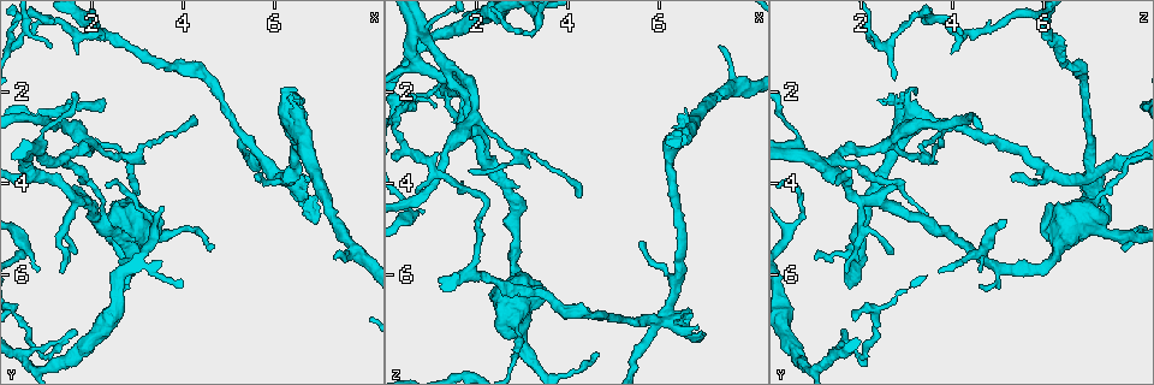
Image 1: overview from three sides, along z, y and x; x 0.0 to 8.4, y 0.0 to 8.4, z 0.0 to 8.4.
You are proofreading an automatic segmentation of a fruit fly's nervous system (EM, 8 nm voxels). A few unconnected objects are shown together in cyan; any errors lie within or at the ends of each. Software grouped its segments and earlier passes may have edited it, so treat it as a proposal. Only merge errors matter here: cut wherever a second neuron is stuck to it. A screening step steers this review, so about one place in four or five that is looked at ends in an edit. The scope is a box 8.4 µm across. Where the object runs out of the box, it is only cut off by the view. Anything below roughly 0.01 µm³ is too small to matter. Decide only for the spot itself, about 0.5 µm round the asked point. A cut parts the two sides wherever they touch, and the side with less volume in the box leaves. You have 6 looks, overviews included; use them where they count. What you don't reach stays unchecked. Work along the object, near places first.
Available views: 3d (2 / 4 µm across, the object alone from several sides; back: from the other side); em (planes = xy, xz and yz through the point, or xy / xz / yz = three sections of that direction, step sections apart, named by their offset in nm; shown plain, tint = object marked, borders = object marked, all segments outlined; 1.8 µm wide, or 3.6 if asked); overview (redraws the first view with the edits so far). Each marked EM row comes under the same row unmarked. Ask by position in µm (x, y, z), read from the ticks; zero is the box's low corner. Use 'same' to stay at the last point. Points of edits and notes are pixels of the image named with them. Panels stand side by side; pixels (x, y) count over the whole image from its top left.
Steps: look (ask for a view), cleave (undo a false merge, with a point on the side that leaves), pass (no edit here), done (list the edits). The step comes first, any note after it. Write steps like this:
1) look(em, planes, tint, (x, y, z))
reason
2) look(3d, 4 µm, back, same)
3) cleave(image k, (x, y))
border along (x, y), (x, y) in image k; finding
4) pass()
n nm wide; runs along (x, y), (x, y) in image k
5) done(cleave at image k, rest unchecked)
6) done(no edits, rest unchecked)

look(3d, 4 µm, back, (6.15, 3.85, 6.85))

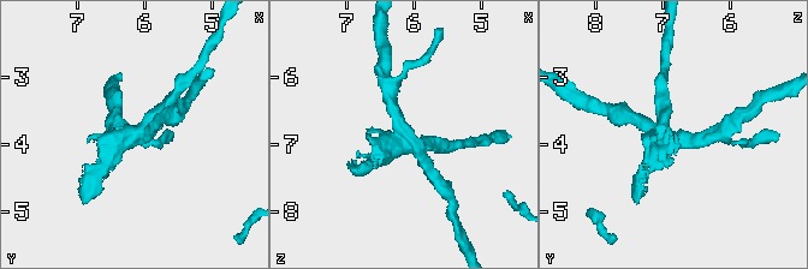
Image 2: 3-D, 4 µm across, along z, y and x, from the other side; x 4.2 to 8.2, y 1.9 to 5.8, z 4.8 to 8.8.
look(em, planes, tint, (6.20, 3.90, 6.90))

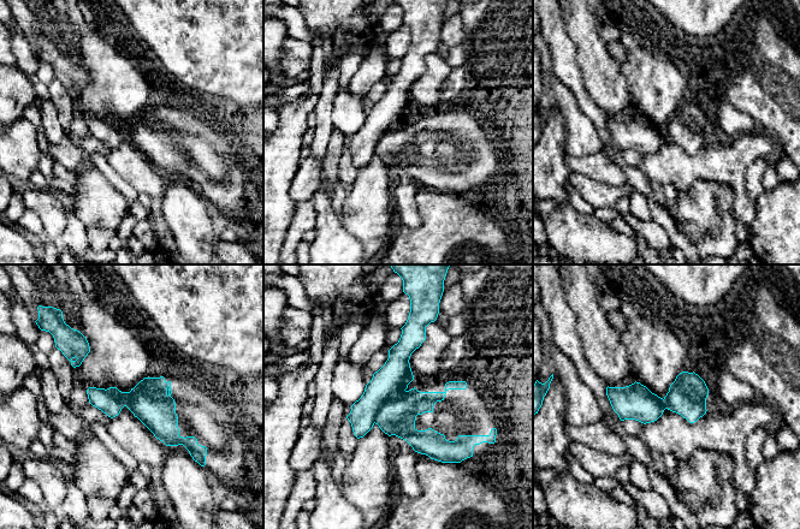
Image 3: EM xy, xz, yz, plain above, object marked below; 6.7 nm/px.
cleave(image 3, (397, 416))
260 nm wide; border along (406, 391), (386, 400), (373, 422) in image 3; two neurons meet here

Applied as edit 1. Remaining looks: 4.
look(3d, 2 µm, (0.60, 3.40, 0.75))
abrupt turn

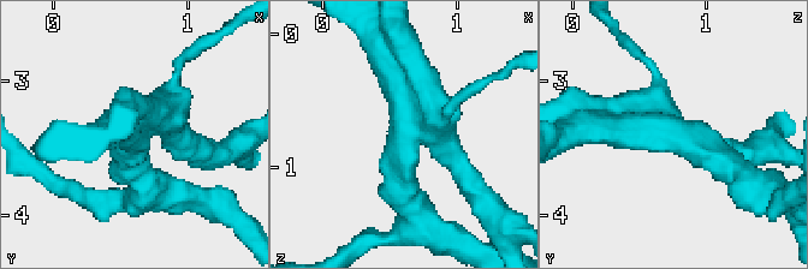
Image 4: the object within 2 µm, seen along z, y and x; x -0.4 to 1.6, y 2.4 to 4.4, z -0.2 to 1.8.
look(em, planes, tint, (0.66, 3.38, 0.80))

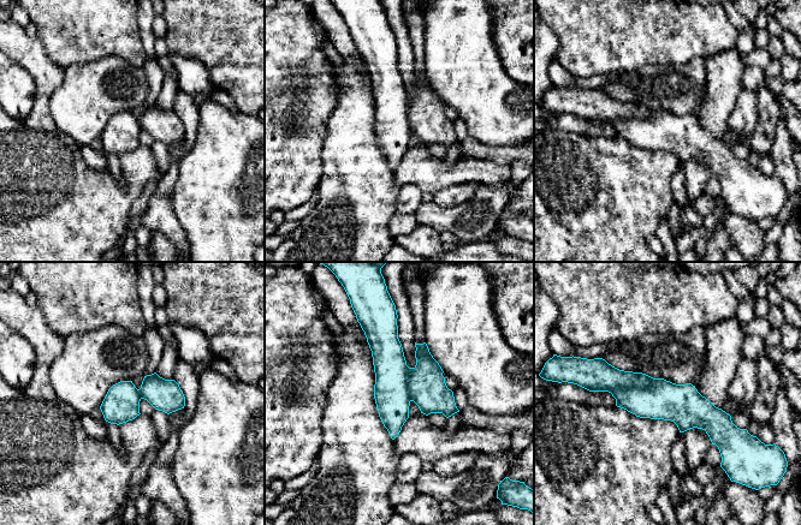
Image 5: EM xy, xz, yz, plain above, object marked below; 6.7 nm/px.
cleave(image 5, (597, 373))
240 nm wide; border along (656, 379), (641, 388), (586, 388) in image 5; a second neuron is stuck on

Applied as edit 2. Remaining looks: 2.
look(overview)
redraw

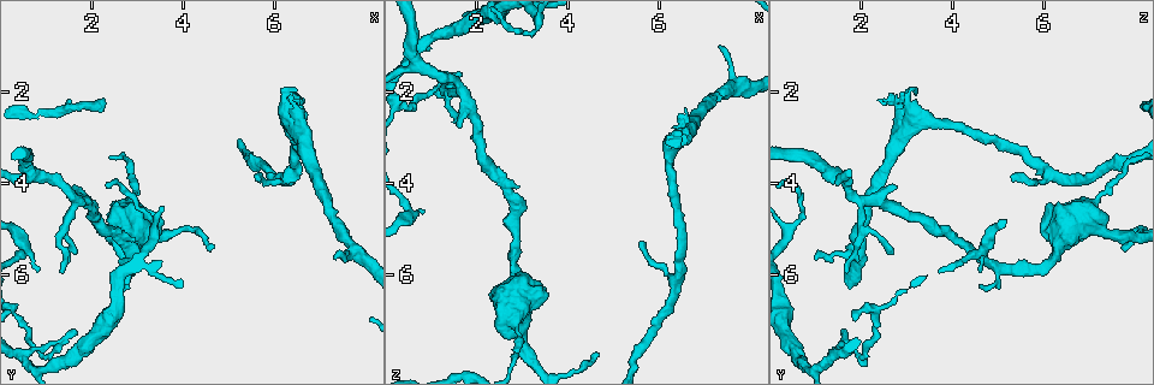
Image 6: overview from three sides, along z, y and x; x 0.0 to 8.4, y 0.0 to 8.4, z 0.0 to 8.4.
look(em, planes, tint, (1.35, 7.55, 1.70))
abrupt turn

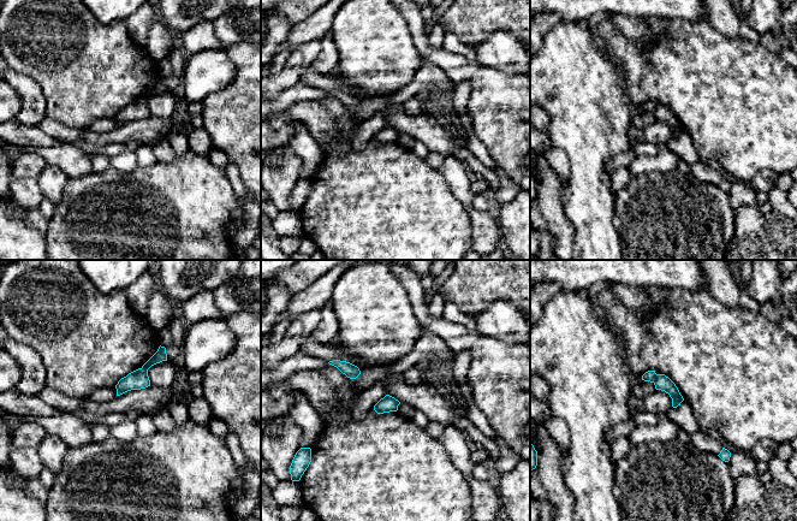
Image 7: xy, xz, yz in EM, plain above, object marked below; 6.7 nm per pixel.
cleave(image 7, (662, 383))
border along (656, 374), (653, 382) in image 7; two neurons meet here

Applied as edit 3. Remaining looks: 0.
done(cleave at image 3, cleave at image 5, cleave at image 7, rest unchecked)

